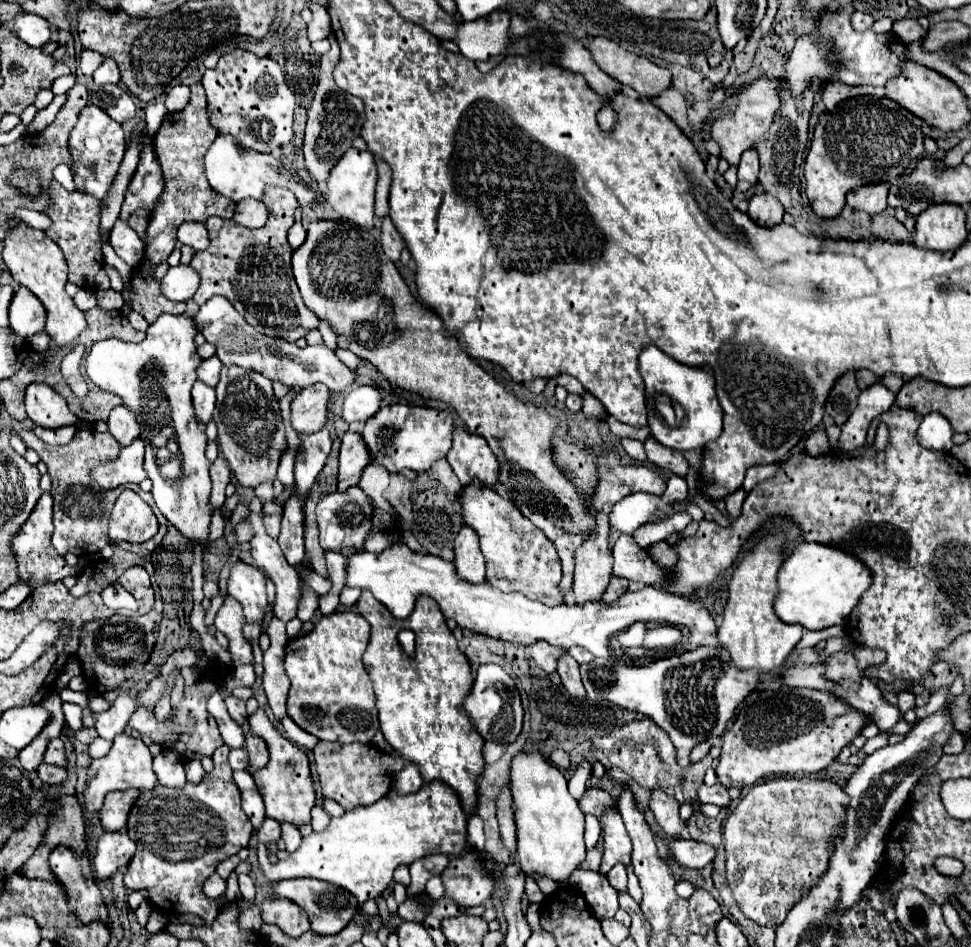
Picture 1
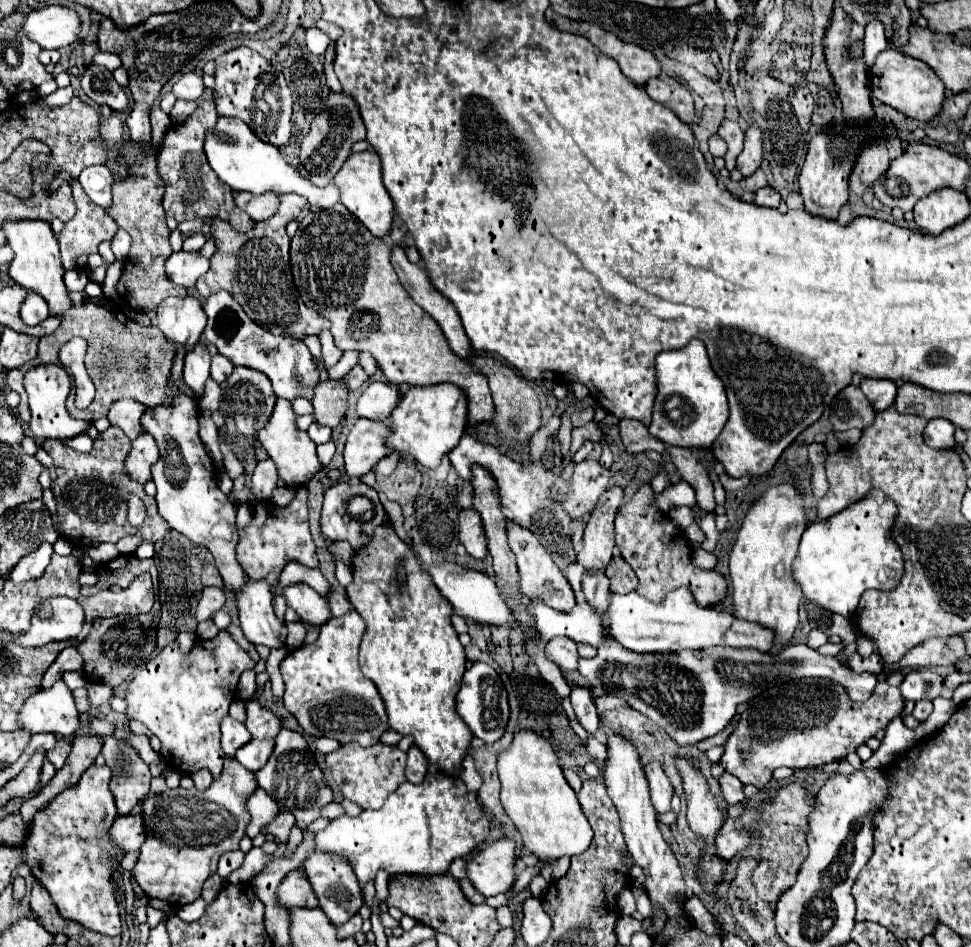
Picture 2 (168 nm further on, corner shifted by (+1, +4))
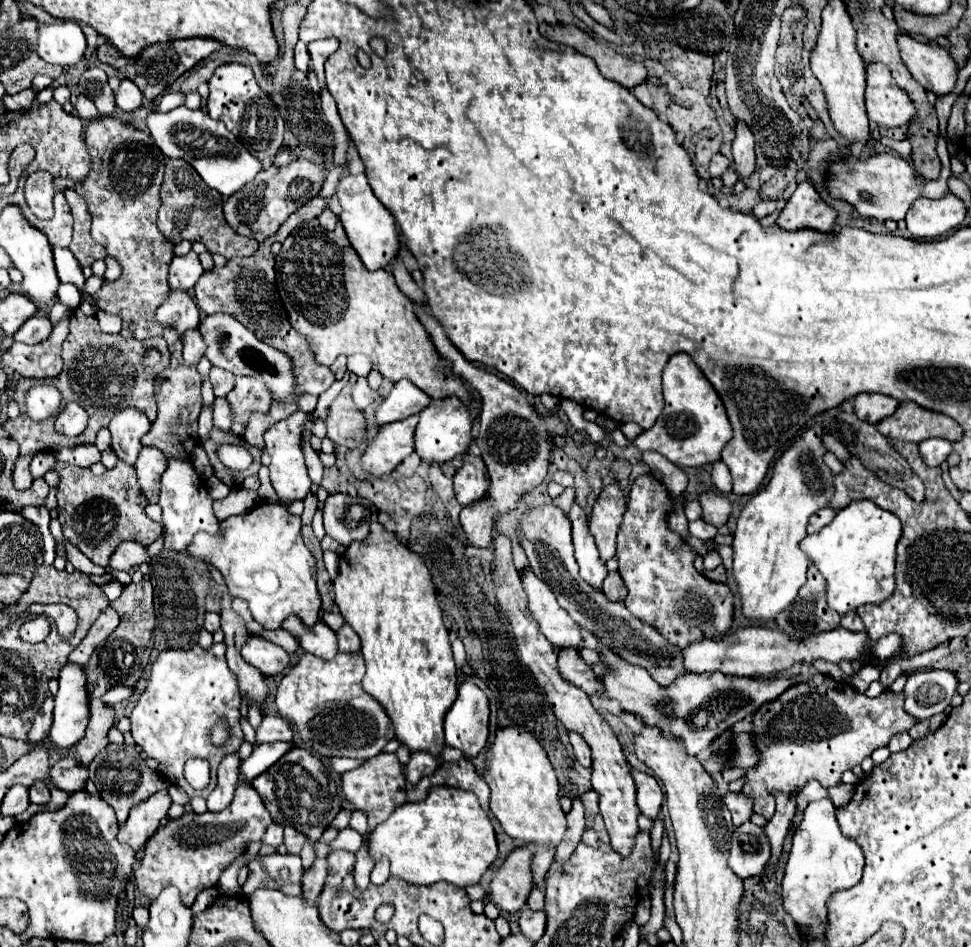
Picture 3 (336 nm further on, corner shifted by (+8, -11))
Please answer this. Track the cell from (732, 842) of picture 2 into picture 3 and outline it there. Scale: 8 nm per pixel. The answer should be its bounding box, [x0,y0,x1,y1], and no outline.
[730,821,770,879]

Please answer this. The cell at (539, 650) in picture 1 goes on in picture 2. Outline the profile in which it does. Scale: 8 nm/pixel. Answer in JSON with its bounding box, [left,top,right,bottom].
[545,636,579,672]

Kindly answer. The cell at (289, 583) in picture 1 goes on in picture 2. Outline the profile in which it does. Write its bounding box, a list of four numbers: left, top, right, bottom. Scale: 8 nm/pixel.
[283,584,331,626]

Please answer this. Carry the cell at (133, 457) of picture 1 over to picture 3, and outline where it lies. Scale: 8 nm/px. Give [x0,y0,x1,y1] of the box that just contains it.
[134,447,168,503]

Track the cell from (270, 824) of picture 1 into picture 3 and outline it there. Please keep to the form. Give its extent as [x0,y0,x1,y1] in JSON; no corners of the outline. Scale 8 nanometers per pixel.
[284,827,308,855]

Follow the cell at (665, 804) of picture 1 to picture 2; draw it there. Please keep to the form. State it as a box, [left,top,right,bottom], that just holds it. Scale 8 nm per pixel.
[645,762,673,814]

